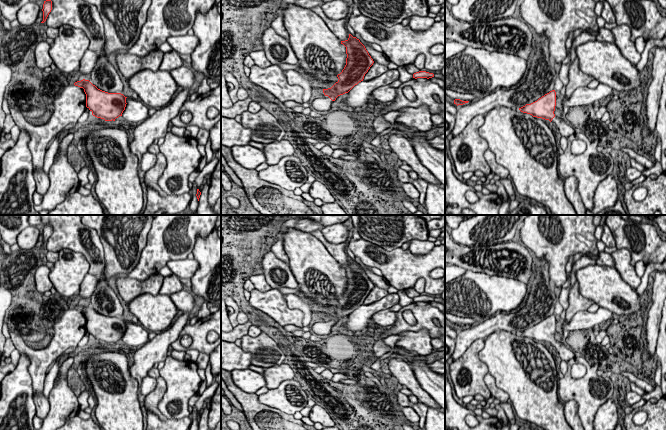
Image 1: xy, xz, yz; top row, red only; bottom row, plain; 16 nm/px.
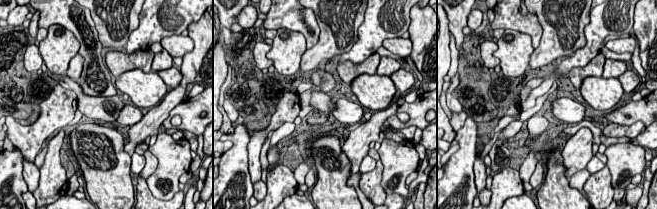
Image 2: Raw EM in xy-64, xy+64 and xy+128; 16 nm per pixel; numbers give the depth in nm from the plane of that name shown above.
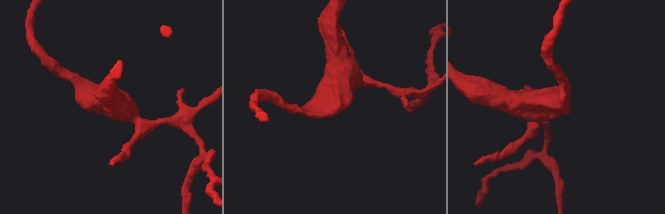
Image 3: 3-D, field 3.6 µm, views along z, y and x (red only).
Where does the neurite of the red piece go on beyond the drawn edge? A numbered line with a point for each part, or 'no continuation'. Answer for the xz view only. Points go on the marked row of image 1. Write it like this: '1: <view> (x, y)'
1: xz (320, 103)

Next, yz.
1: yz (565, 129)

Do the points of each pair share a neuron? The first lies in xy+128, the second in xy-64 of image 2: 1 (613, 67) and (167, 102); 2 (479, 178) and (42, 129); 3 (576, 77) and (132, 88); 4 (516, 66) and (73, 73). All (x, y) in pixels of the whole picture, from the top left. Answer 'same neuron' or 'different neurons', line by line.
1: different neurons
2: same neuron
3: different neurons
4: different neurons

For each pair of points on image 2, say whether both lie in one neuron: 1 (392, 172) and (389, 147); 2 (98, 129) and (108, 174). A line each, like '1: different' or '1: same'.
1: same
2: same

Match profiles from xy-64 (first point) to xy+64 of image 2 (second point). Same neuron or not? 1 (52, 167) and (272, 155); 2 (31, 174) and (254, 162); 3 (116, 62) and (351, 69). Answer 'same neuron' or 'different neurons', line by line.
1: different neurons
2: different neurons
3: same neuron

